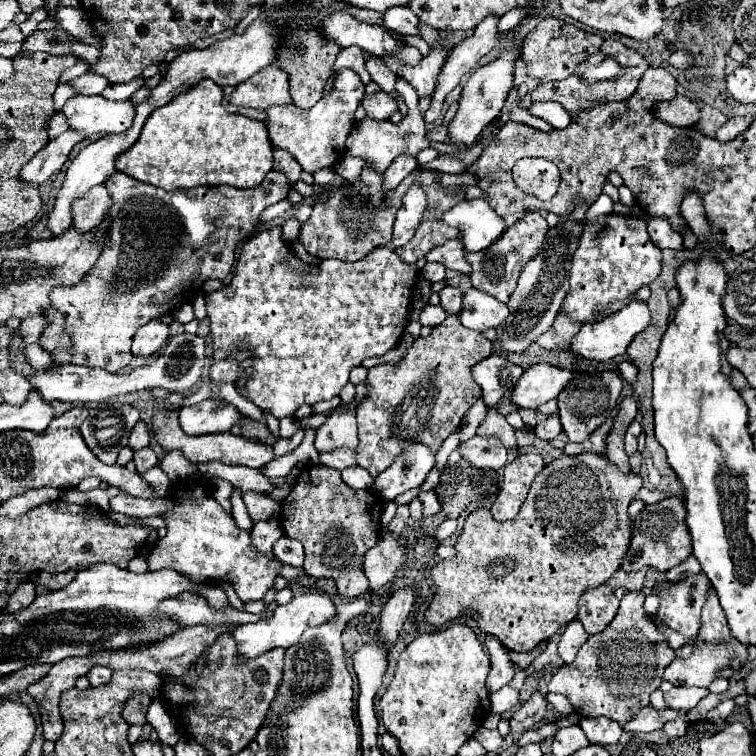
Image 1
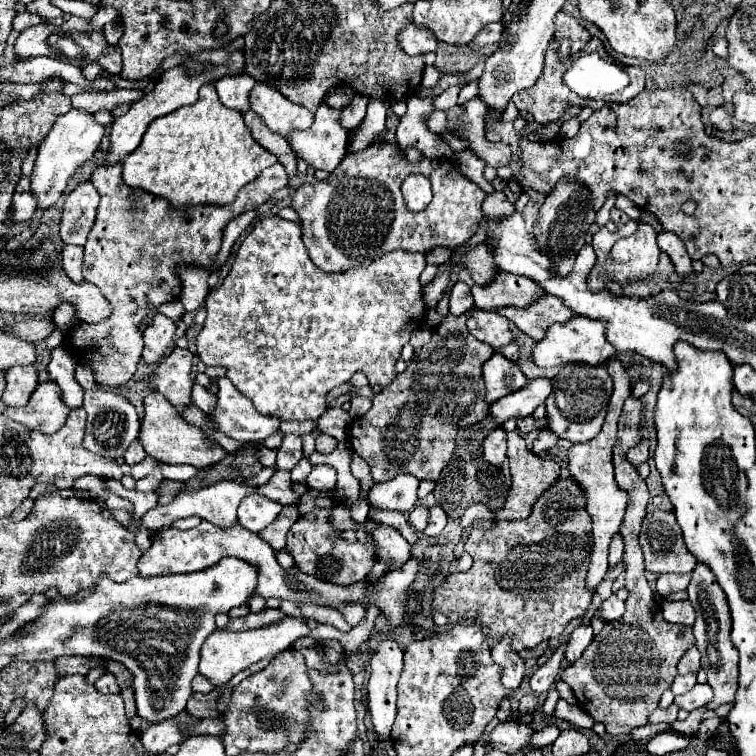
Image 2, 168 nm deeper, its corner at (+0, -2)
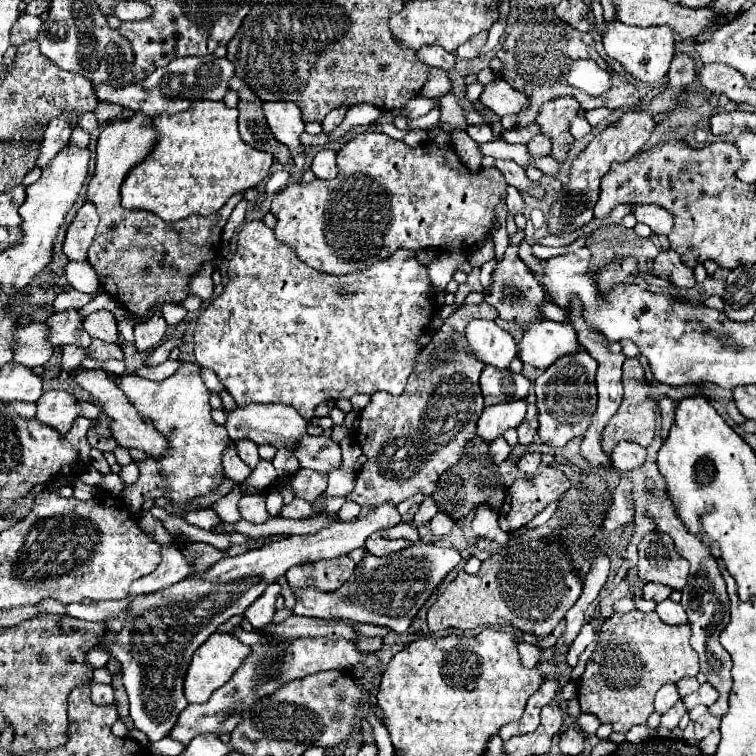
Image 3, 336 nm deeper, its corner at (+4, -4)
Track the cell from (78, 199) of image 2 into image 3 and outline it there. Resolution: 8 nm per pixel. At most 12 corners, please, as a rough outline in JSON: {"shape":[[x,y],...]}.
{"shape":[[84,203],[68,227],[64,253],[86,261],[98,227],[98,213]]}

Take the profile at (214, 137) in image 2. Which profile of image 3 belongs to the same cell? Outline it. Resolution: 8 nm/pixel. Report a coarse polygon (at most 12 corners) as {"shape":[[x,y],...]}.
{"shape":[[222,101],[154,117],[122,207],[174,223],[254,189],[272,153]]}

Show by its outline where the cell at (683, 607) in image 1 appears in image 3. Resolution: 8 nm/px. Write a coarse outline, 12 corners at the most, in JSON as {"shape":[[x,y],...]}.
{"shape":[[672,599],[656,605],[658,617],[668,625],[686,623],[686,613]]}

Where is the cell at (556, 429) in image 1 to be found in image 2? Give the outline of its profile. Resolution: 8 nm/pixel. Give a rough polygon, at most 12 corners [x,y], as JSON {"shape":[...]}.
{"shape":[[542,429],[534,451],[548,451],[558,443],[550,429]]}

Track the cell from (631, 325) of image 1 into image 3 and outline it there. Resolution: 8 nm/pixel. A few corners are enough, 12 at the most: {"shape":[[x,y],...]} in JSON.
{"shape":[[548,319],[528,325],[520,361],[546,369],[578,351],[572,325]]}

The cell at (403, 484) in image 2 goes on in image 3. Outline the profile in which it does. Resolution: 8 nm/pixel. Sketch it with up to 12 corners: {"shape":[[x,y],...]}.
{"shape":[[402,517],[354,521],[220,559],[136,597],[100,645],[134,727],[170,735],[194,651],[290,567],[348,555]]}

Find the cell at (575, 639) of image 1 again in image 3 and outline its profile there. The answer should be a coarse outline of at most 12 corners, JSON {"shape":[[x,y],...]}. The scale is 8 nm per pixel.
{"shape":[[586,623],[568,651],[568,665],[576,667],[580,653],[594,641],[596,625]]}

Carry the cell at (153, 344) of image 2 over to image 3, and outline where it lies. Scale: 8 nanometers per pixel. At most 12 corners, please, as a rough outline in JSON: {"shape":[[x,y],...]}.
{"shape":[[162,313],[136,323],[138,351],[160,345],[168,323]]}

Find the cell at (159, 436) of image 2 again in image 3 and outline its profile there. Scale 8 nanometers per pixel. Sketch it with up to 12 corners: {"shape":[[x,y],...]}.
{"shape":[[80,369],[76,383],[110,417],[122,447],[152,457],[168,441],[136,411],[102,369]]}

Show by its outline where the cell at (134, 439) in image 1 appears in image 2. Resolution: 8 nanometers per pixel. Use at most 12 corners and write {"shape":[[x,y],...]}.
{"shape":[[138,439],[130,443],[124,459],[128,465],[140,463],[146,457]]}

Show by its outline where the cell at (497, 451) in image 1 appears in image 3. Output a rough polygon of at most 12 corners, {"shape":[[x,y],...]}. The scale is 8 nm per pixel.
{"shape":[[504,437],[490,443],[490,457],[502,463],[510,455],[510,445]]}

